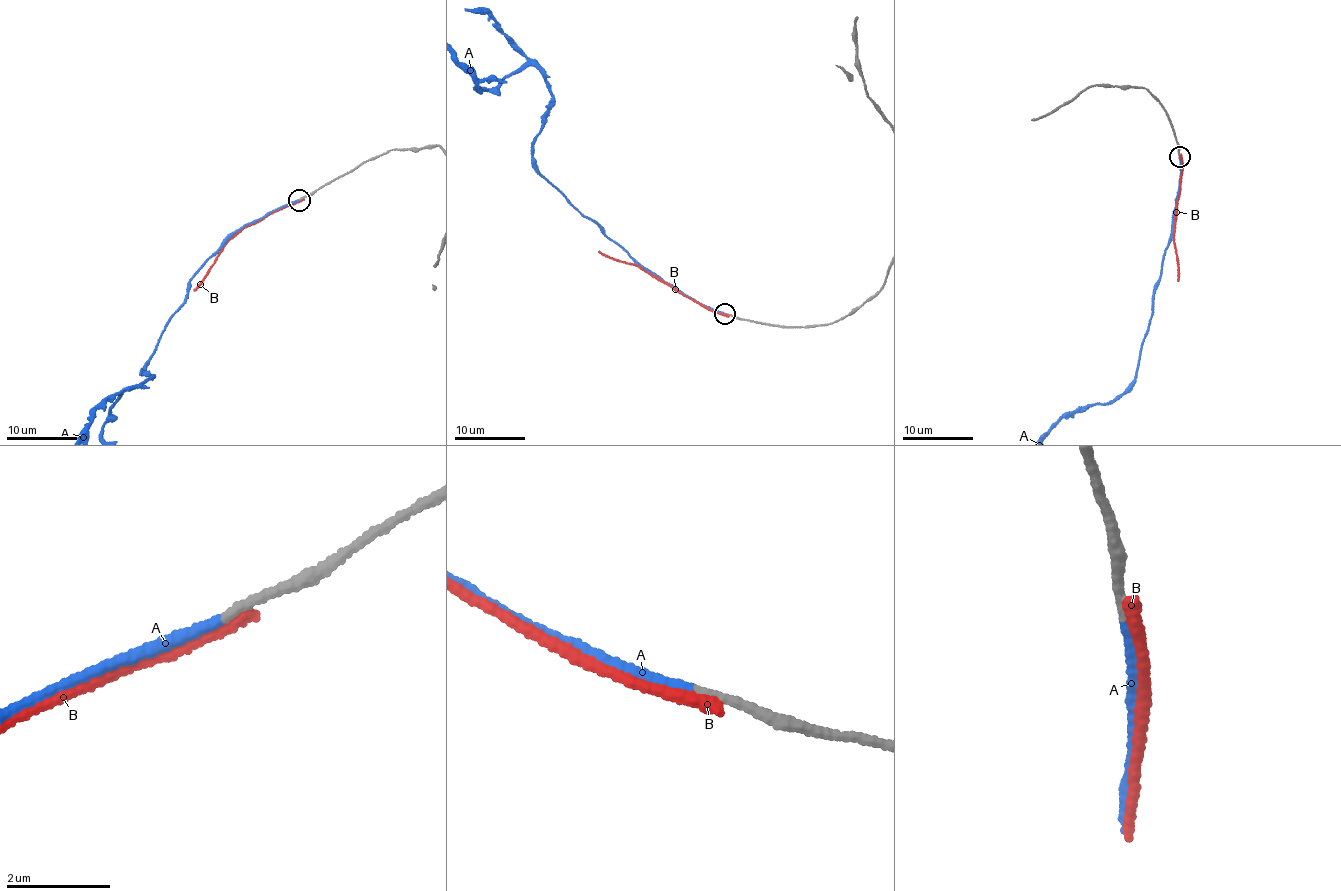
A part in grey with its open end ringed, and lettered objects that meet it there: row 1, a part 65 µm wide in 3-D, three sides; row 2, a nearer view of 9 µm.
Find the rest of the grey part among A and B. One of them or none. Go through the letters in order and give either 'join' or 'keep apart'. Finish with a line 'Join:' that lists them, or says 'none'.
A: join
B: keep apart
Join: A

